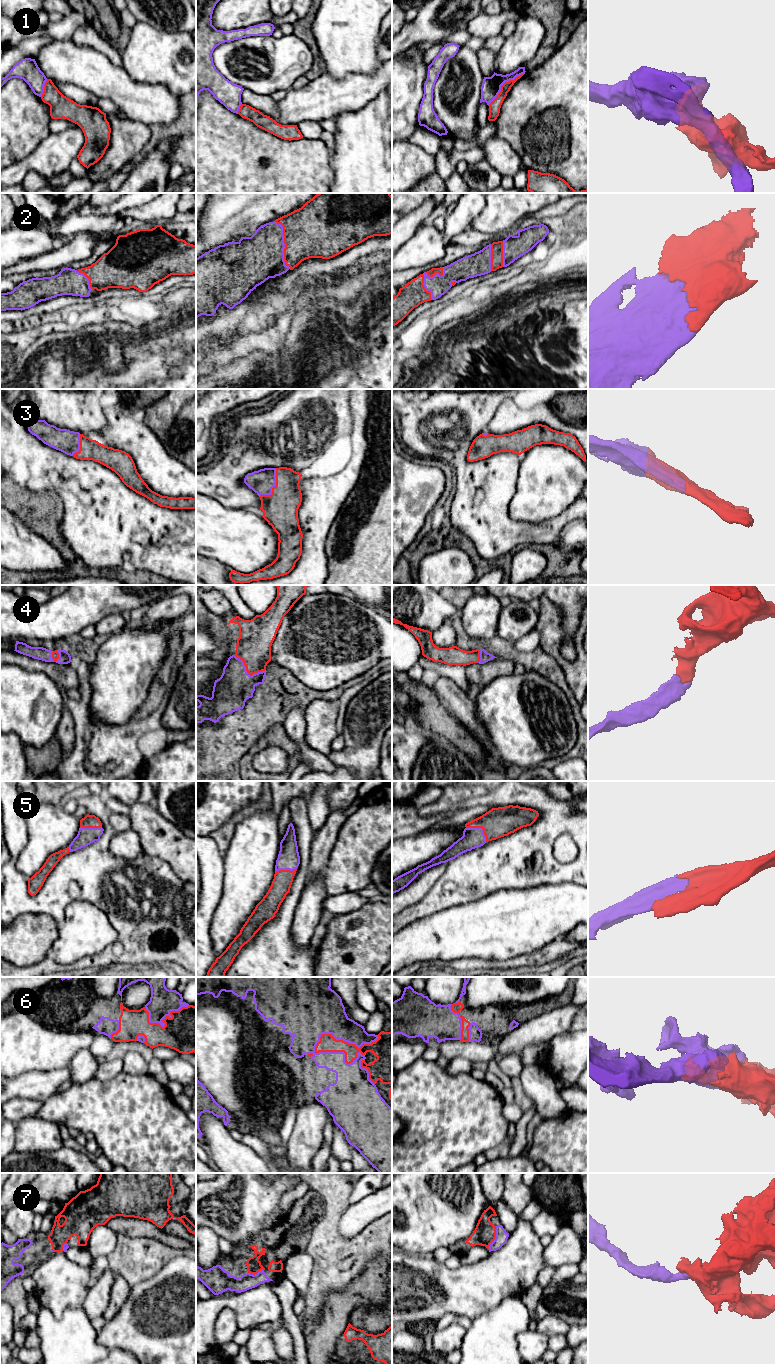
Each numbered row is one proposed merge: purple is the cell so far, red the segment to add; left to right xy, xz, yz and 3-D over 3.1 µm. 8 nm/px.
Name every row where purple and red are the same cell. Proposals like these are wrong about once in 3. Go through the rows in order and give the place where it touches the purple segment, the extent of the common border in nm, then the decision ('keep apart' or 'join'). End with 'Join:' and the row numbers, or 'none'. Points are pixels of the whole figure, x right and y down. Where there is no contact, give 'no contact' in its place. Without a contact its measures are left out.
1: yz (502, 84) | 380 nm | keep apart
2: xz (284, 244) | 400 nm | join
3: xz (273, 486) | 280 nm | join
4: xz (246, 672) | 280 nm | join
5: yz (480, 828) | 200 nm | join
6: xz (341, 1039) | 550 nm | join
7: yz (495, 1238) | 200 nm | join
Join: 2, 3, 4, 5, 6, 7

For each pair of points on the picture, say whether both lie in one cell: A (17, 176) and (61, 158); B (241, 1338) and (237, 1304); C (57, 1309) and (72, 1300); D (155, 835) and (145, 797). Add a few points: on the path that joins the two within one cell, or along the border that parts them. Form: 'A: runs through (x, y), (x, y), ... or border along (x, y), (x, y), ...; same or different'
A: runs through (28, 165), (34, 161), (50, 158); same
B: border along (239, 1328), (250, 1329); different
C: runs through (61, 1305), (68, 1300); same
D: border along (139, 800), (153, 804); different

